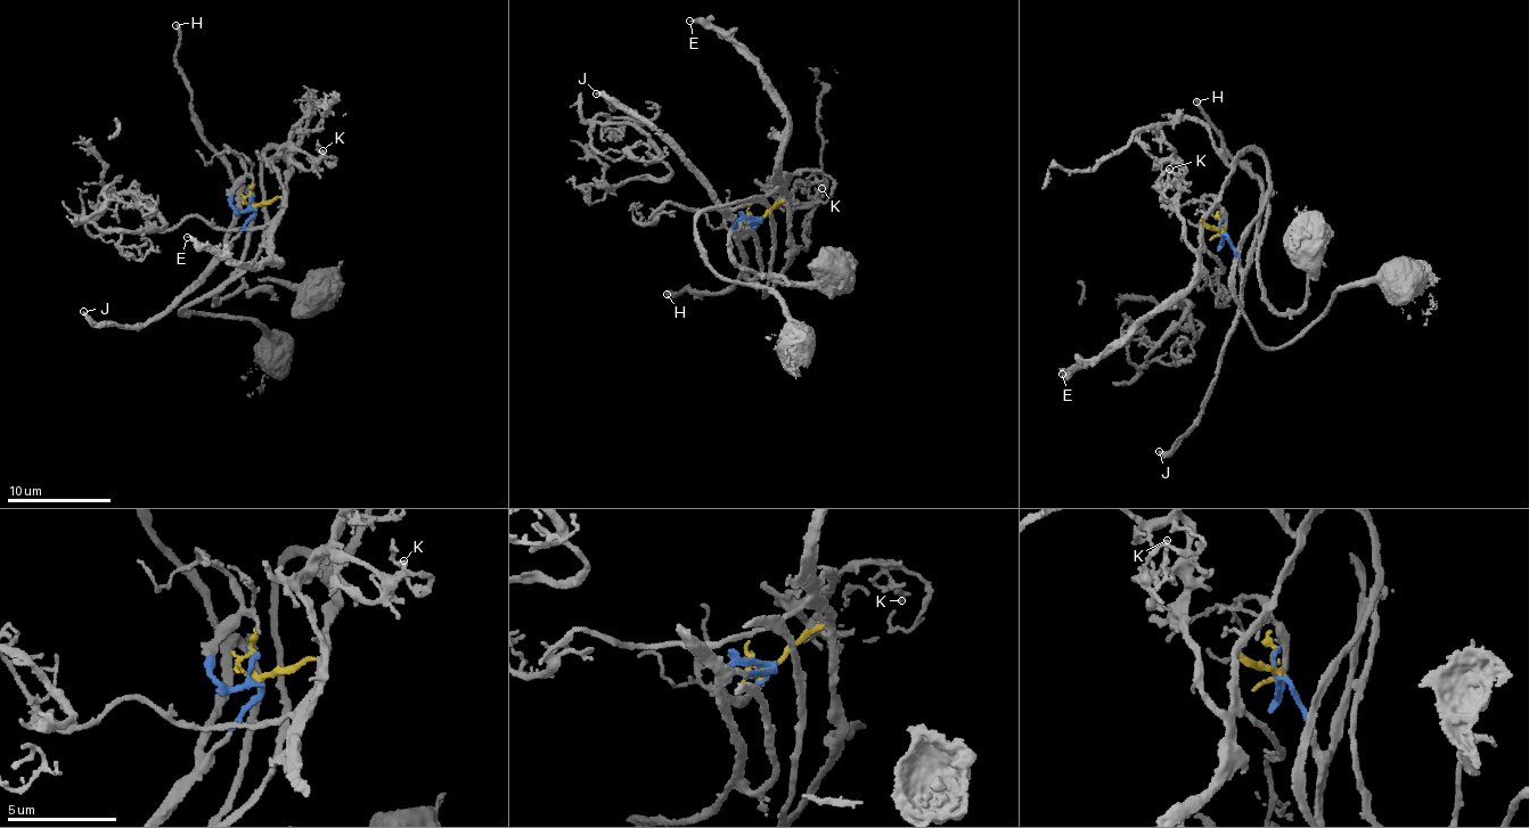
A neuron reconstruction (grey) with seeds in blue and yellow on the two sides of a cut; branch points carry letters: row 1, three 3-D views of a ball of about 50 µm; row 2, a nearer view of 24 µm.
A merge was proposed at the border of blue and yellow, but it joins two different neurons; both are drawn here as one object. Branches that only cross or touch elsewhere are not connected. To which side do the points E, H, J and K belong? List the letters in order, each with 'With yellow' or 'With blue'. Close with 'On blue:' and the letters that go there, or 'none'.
E: With yellow
H: With blue
J: With blue
K: With yellow
On blue: H, J

